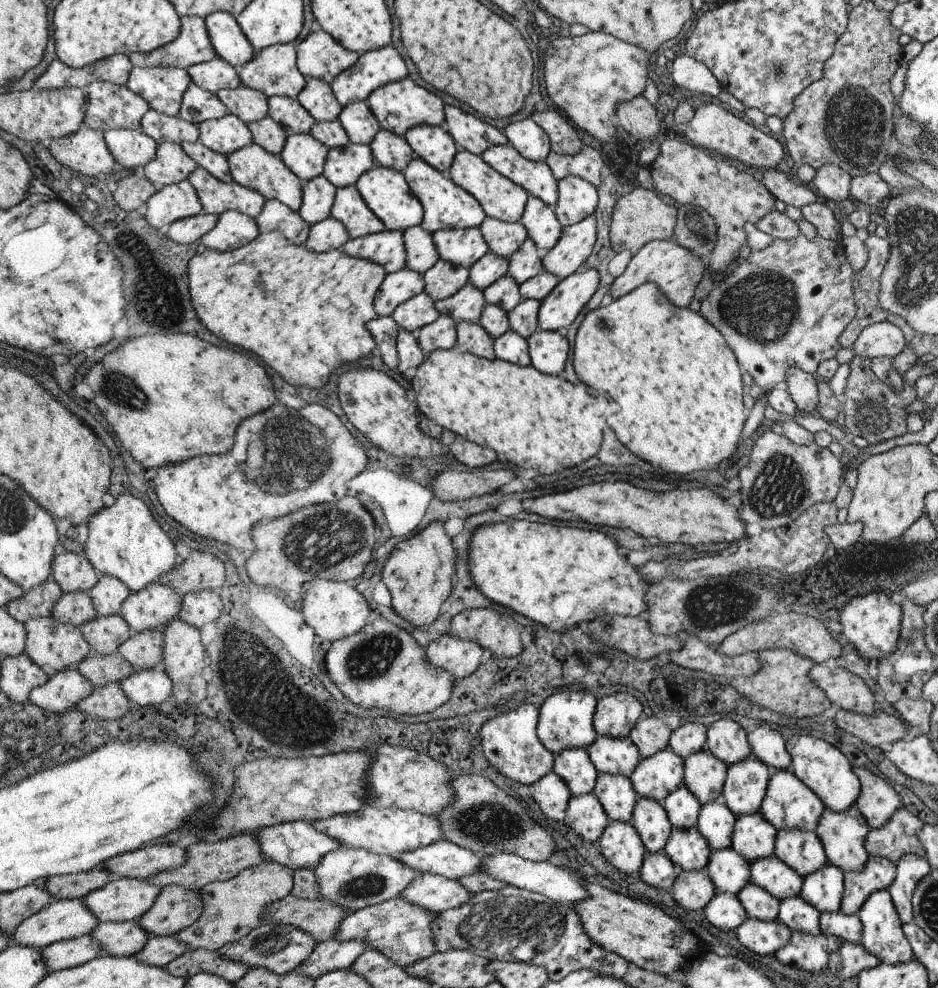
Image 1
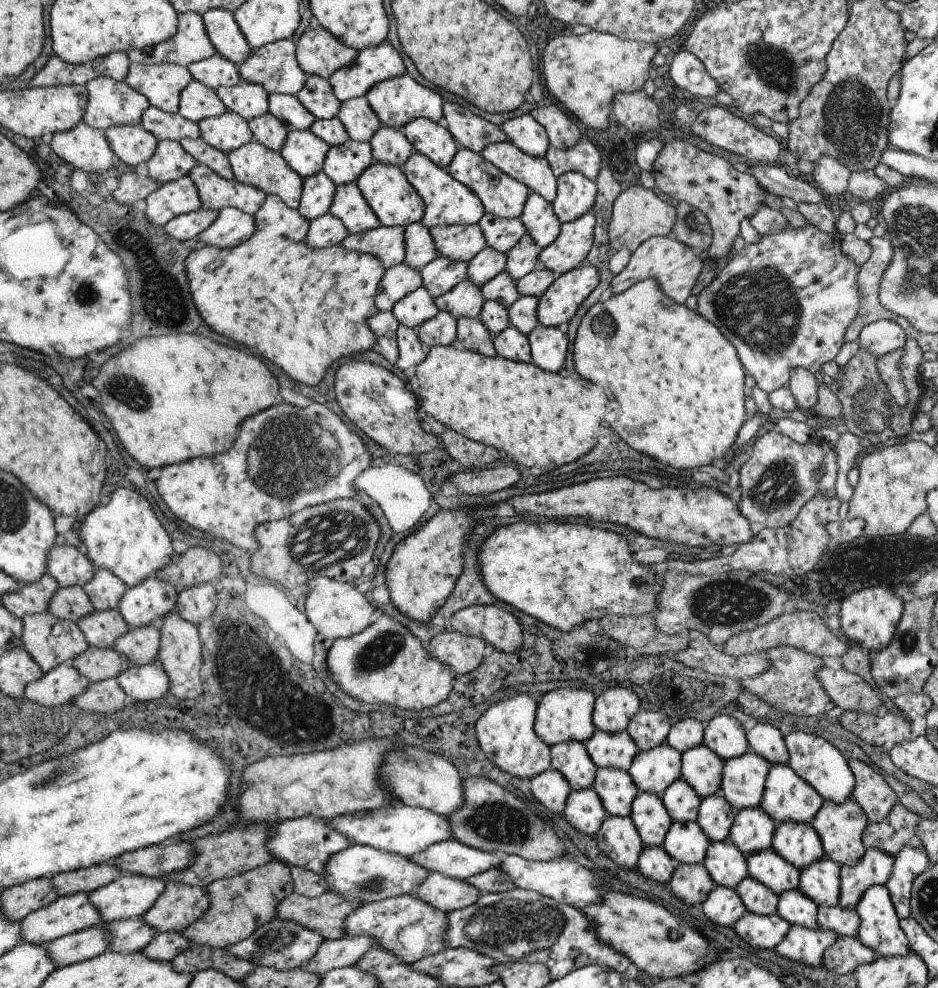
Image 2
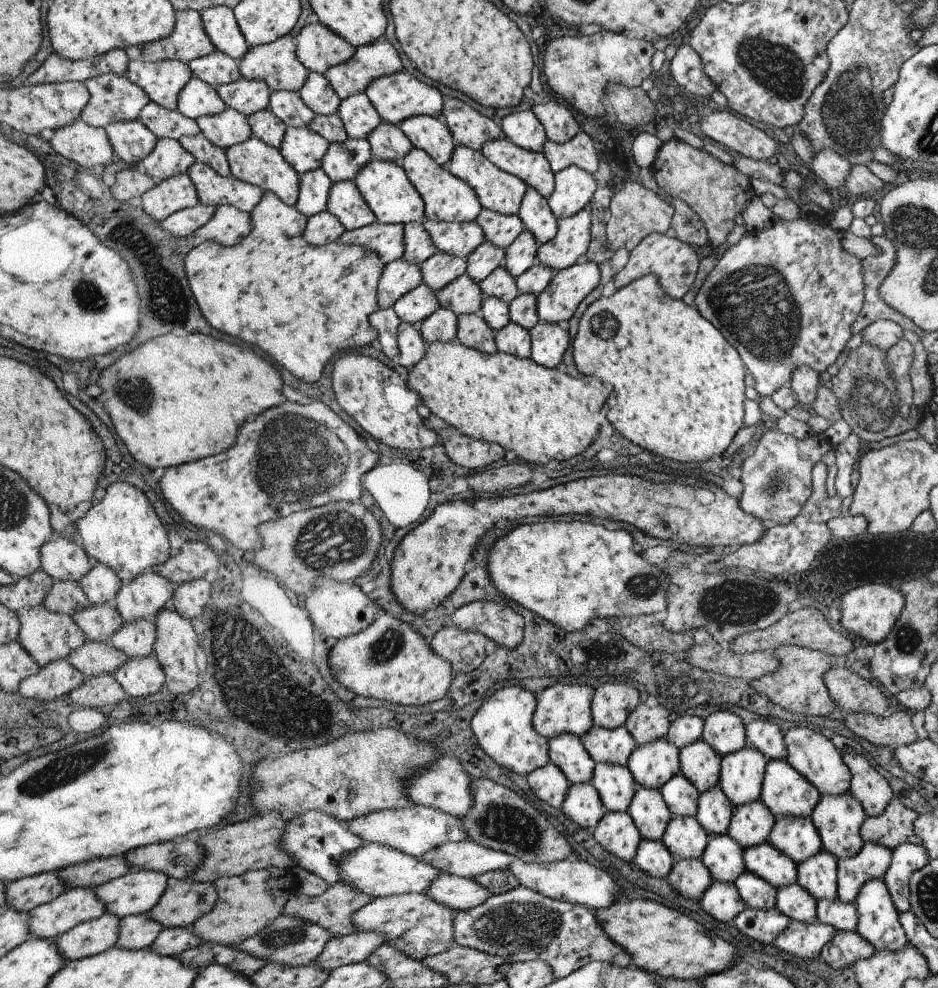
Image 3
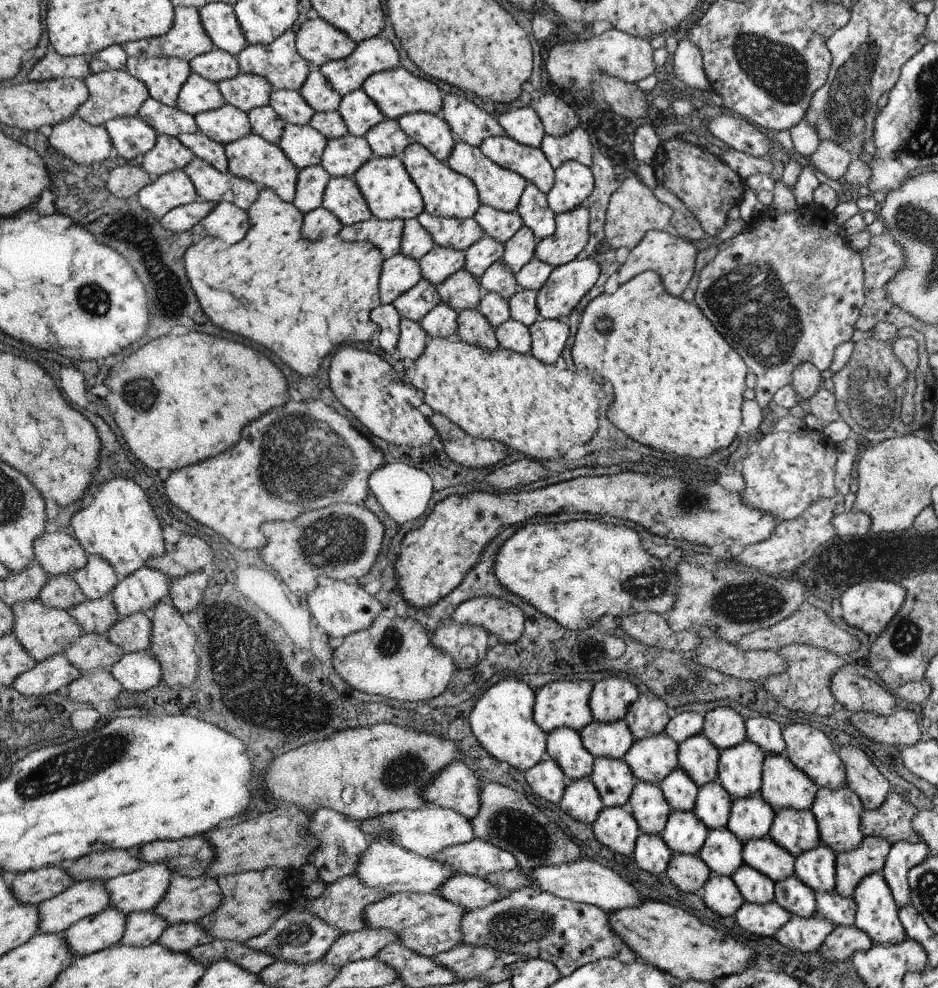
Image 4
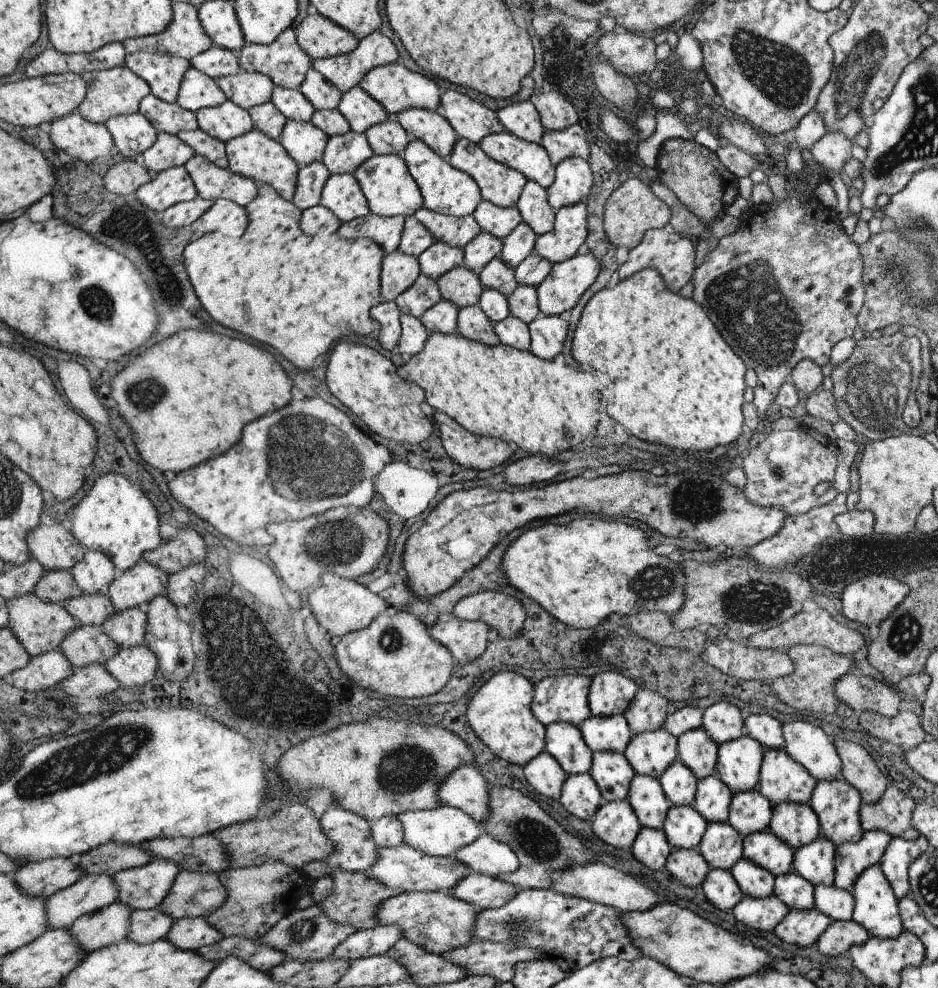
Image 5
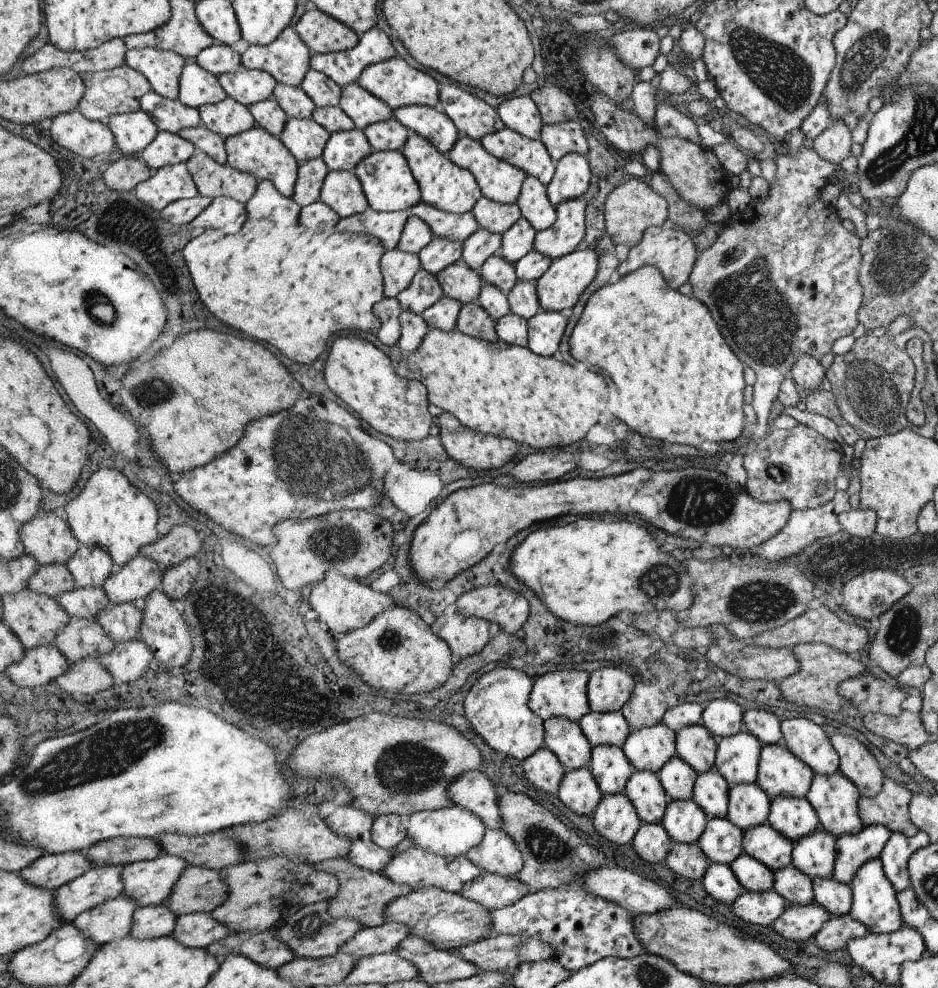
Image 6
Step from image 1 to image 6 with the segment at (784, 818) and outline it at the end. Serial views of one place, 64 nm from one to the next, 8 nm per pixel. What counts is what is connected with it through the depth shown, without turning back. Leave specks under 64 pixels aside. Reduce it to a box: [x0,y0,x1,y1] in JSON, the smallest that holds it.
[755,744,815,800]

